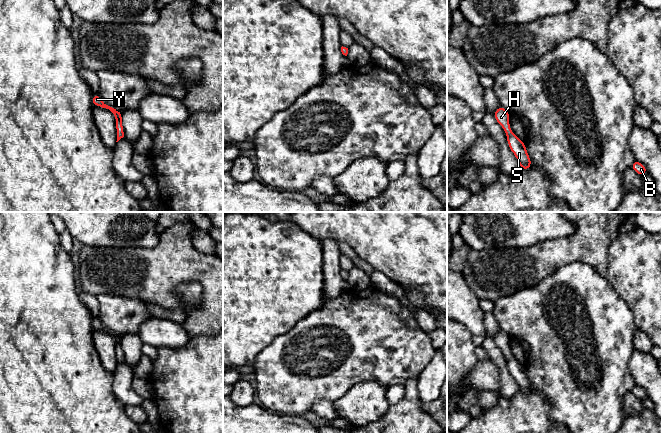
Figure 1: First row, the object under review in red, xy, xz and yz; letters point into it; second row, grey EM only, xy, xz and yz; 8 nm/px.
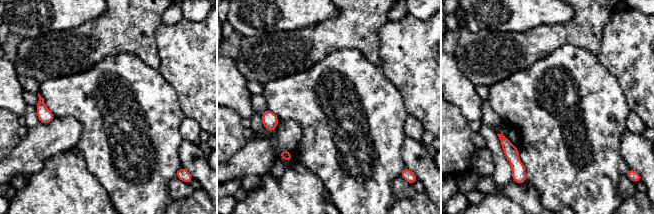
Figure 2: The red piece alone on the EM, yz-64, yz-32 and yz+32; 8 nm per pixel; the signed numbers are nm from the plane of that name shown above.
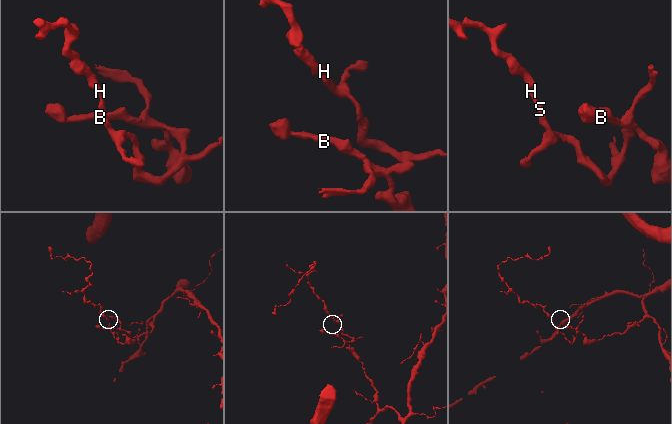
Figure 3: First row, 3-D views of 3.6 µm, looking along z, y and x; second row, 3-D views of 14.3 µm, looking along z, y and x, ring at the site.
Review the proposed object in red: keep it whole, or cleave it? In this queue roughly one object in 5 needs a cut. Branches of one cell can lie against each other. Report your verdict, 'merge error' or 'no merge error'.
no merge error

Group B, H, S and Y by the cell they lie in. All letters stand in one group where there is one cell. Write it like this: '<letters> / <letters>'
B H S Y

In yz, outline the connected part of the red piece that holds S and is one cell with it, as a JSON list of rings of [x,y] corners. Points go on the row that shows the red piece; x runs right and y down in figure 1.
[[[500,106],[493,114],[496,121],[504,129],[510,150],[514,153],[521,168],[528,170],[531,168],[531,160],[527,154],[524,142],[522,142],[512,131],[509,124],[509,112]]]

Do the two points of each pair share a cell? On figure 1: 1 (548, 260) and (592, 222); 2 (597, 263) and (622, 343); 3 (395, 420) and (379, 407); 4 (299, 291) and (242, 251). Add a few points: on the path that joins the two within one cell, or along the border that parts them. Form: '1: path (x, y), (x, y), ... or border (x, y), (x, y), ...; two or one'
1: path (559, 252), (565, 250), (582, 233); one
2: border (579, 262), (592, 266), (605, 278); two
3: border (391, 404), (384, 414), (370, 422); two
4: path (285, 283), (267, 276), (256, 265); one

